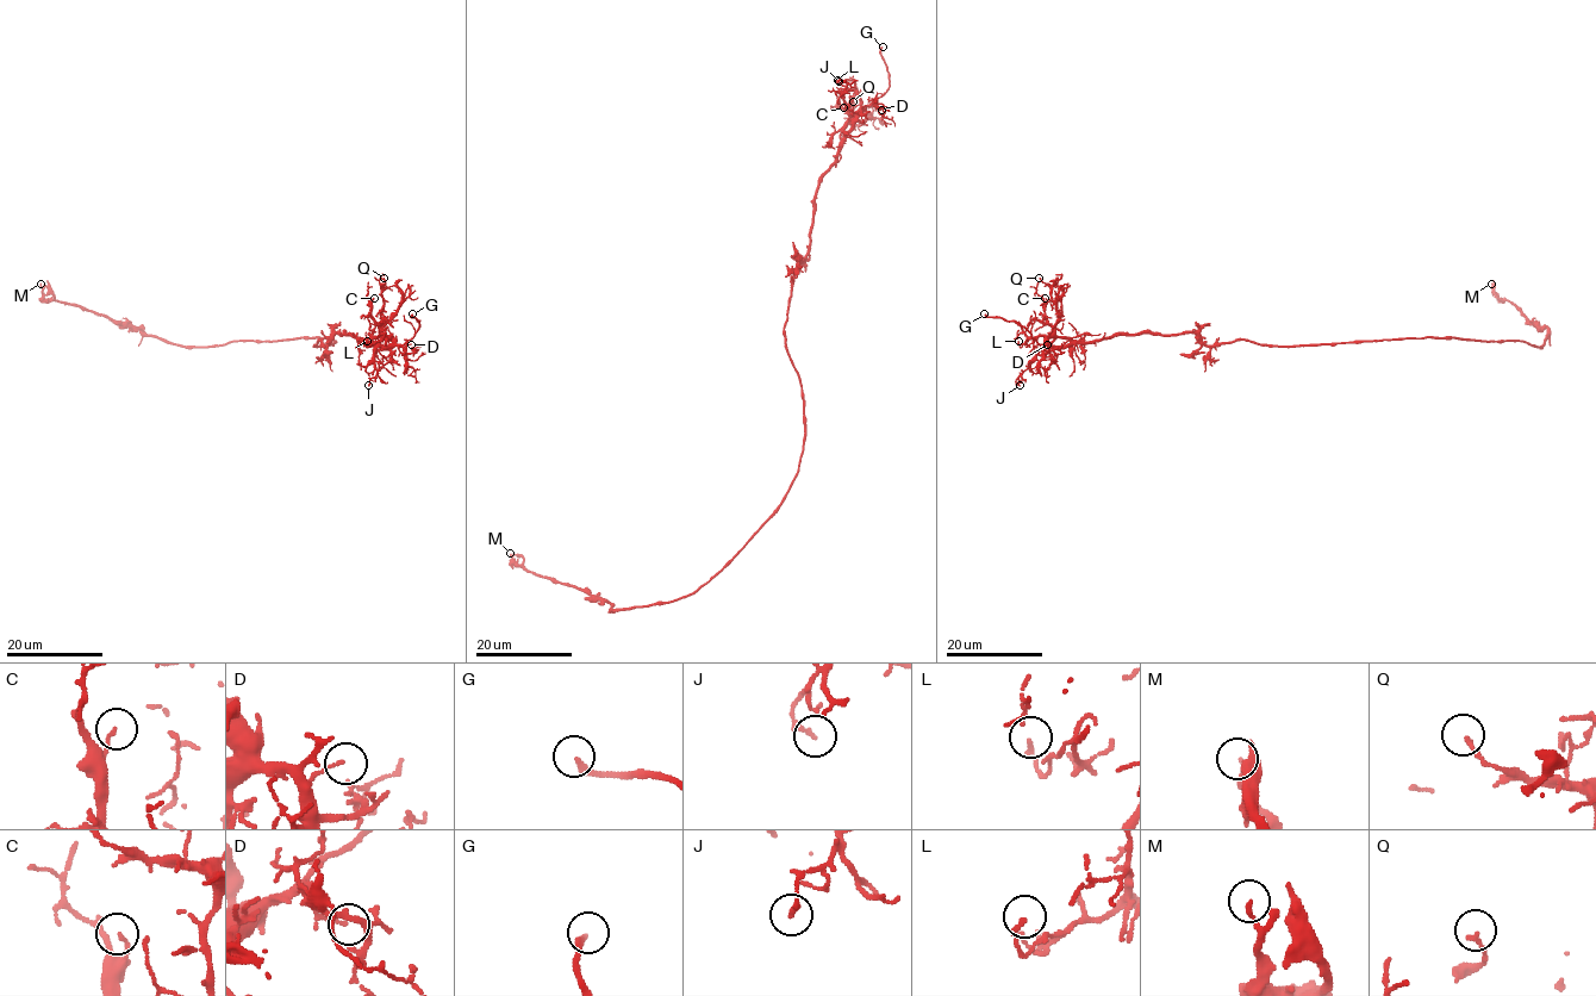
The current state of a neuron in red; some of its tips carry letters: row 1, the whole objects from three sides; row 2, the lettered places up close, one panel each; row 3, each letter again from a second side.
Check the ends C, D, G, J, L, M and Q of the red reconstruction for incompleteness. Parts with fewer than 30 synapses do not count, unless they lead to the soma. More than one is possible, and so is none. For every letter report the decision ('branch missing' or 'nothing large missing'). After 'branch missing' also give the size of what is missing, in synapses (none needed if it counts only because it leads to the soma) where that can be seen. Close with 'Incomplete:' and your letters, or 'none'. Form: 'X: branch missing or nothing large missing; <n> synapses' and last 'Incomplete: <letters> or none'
C: nothing large missing
D: nothing large missing
G: branch missing
J: nothing large missing
L: nothing large missing
M: nothing large missing
Q: nothing large missing
Incomplete: G

